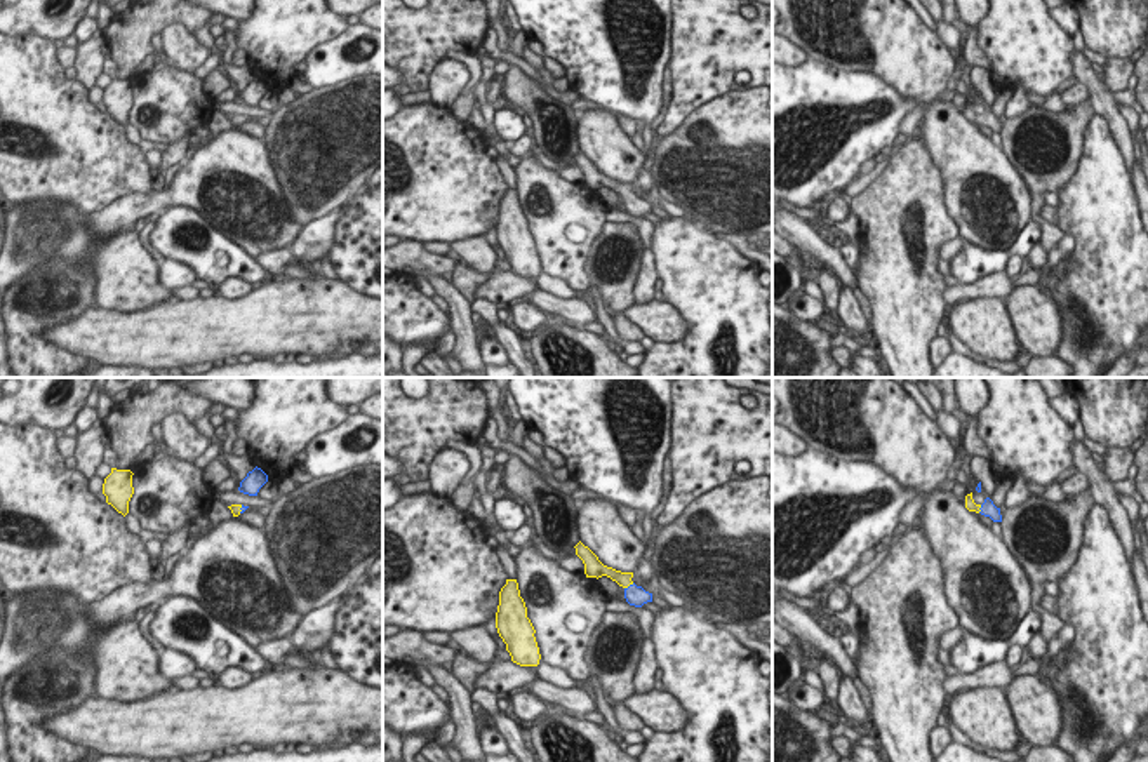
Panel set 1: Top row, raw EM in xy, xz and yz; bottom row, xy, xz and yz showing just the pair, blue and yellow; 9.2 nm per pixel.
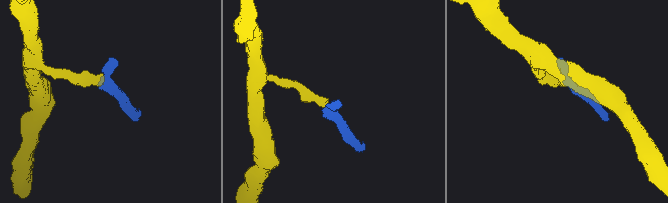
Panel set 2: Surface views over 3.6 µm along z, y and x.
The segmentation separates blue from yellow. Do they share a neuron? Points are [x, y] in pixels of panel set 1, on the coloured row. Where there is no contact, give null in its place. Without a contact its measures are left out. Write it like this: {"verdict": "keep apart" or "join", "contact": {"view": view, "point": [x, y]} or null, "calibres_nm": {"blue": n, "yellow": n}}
{"verdict": "join", "contact": {"view": "xz", "point": [630, 585]}, "calibres_nm": {"blue": 190, "yellow": 130}}

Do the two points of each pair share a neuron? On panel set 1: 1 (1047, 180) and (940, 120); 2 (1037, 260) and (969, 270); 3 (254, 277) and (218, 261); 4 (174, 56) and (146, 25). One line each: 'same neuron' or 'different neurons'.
1: different neurons
2: different neurons
3: same neuron
4: different neurons

